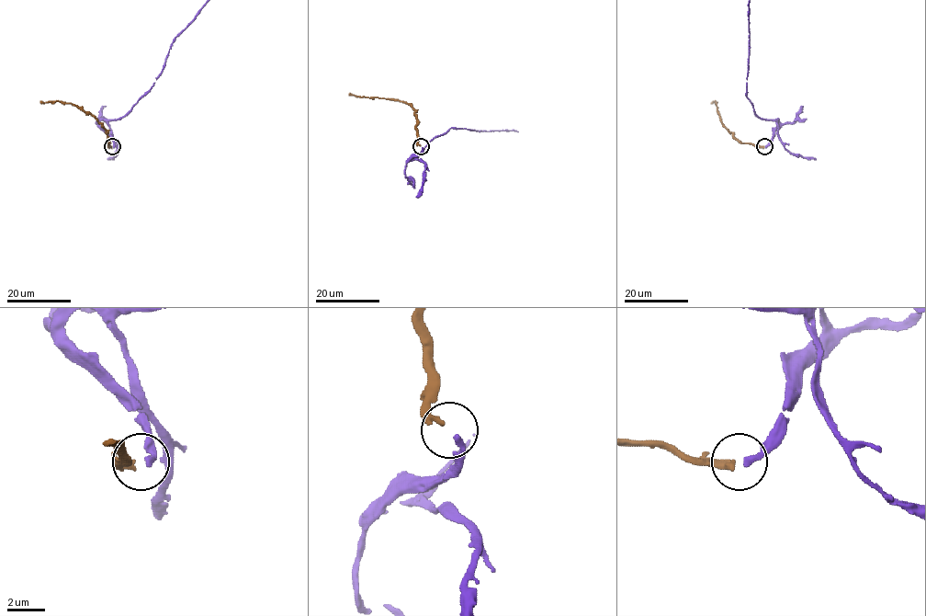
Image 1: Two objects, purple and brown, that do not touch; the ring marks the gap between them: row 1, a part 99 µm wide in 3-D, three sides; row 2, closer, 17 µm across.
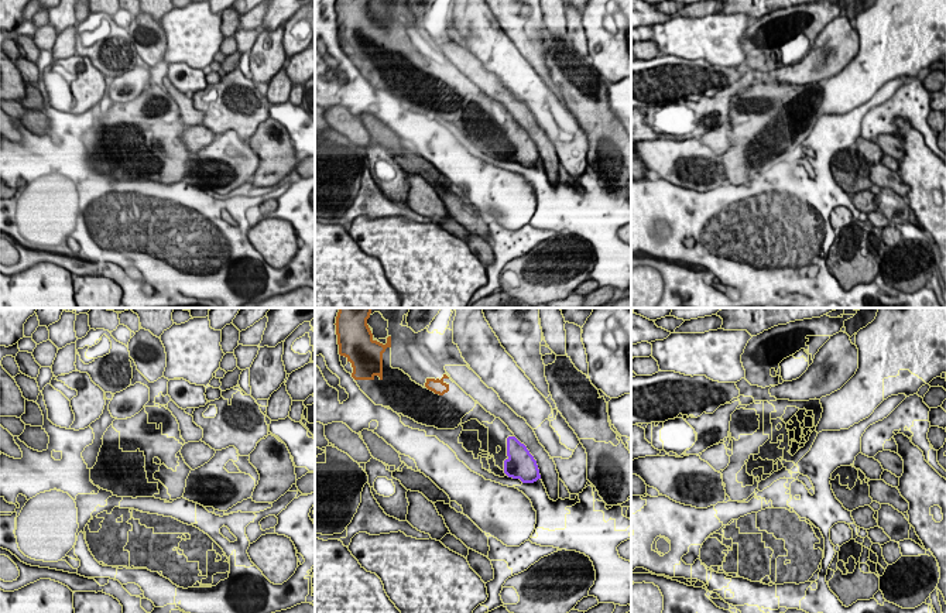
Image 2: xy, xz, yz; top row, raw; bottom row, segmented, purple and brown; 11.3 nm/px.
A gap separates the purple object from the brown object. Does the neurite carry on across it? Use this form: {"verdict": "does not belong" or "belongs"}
{"verdict": "belongs"}

